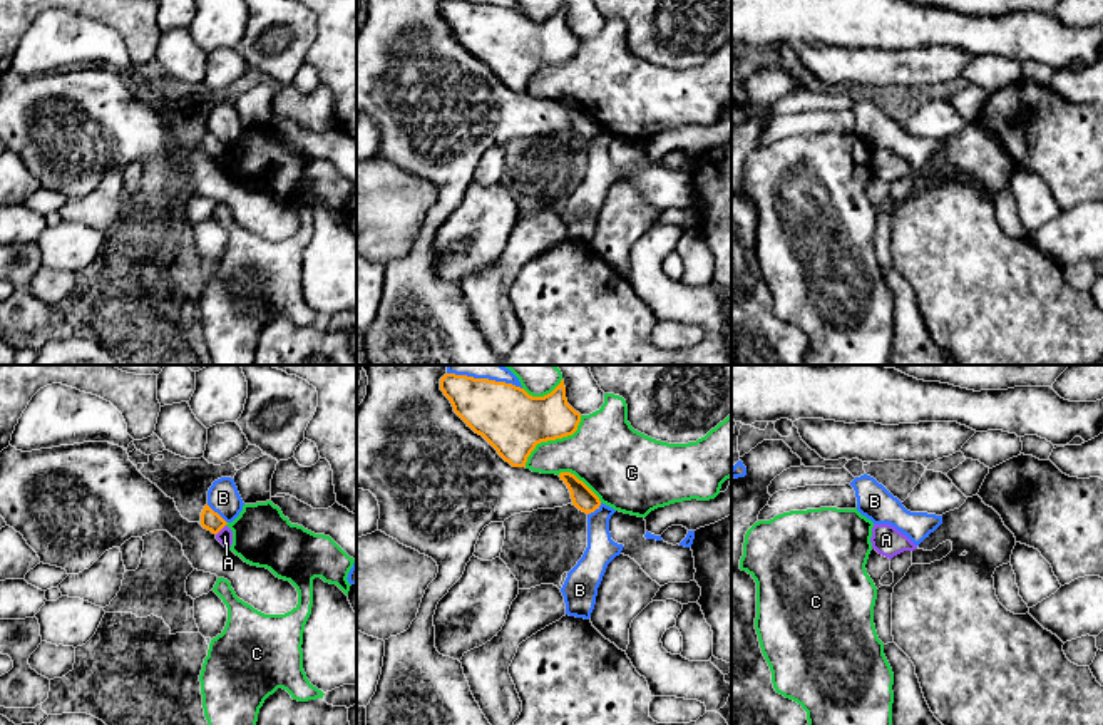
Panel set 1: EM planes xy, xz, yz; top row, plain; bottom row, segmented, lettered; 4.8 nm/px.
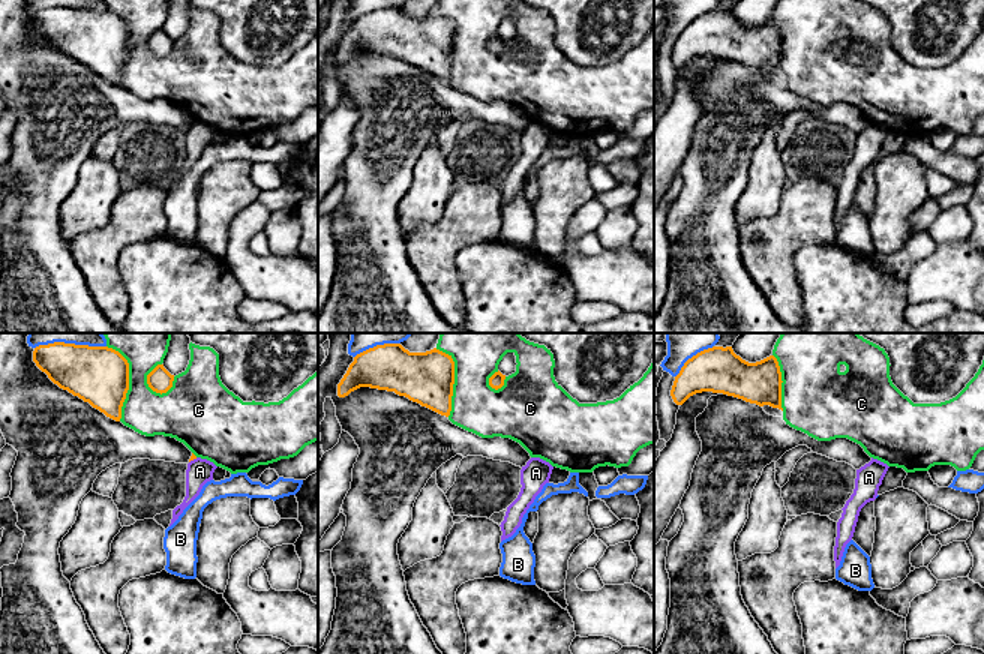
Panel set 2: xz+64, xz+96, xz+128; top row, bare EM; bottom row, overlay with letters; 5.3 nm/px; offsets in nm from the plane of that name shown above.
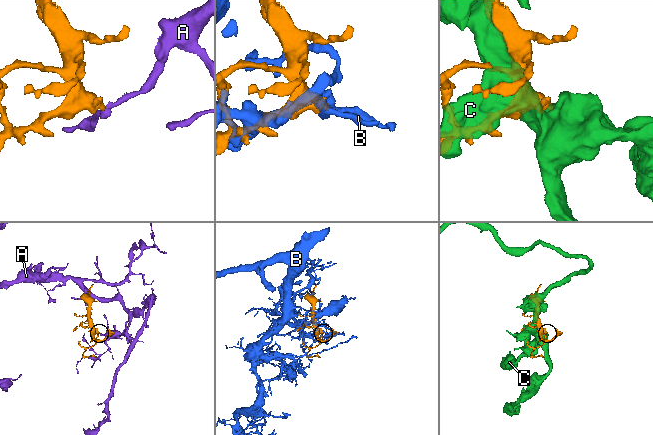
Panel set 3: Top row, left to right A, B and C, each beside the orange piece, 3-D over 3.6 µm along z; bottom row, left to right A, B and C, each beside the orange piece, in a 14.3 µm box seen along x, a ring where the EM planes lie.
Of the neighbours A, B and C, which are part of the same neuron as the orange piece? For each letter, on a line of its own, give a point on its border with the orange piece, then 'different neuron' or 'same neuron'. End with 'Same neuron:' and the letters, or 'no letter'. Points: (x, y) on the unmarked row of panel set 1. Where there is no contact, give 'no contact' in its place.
A: contact xy (221, 153); different neuron
B: contact xy (216, 138); different neuron
C: contact xz (553, 64); different neuron
Same neuron: no letter

